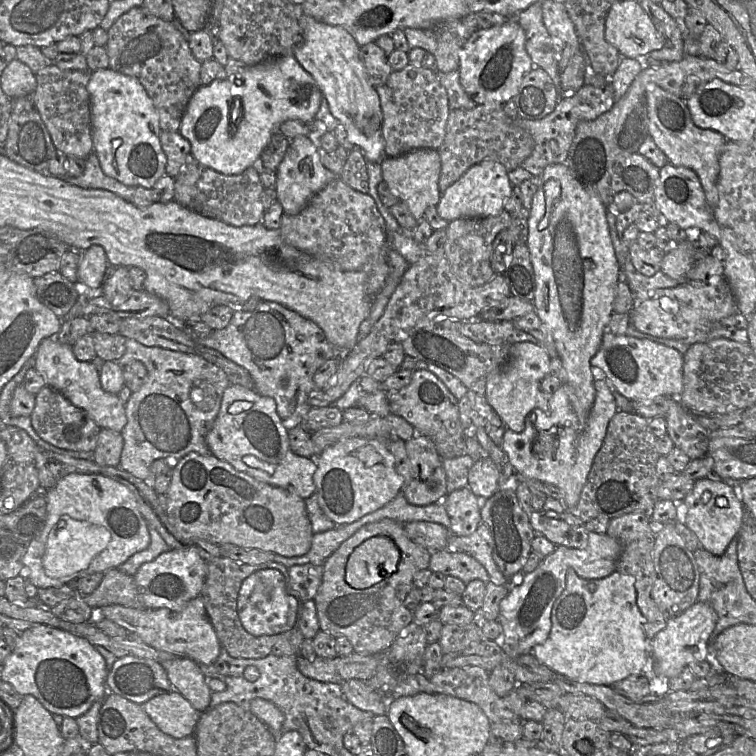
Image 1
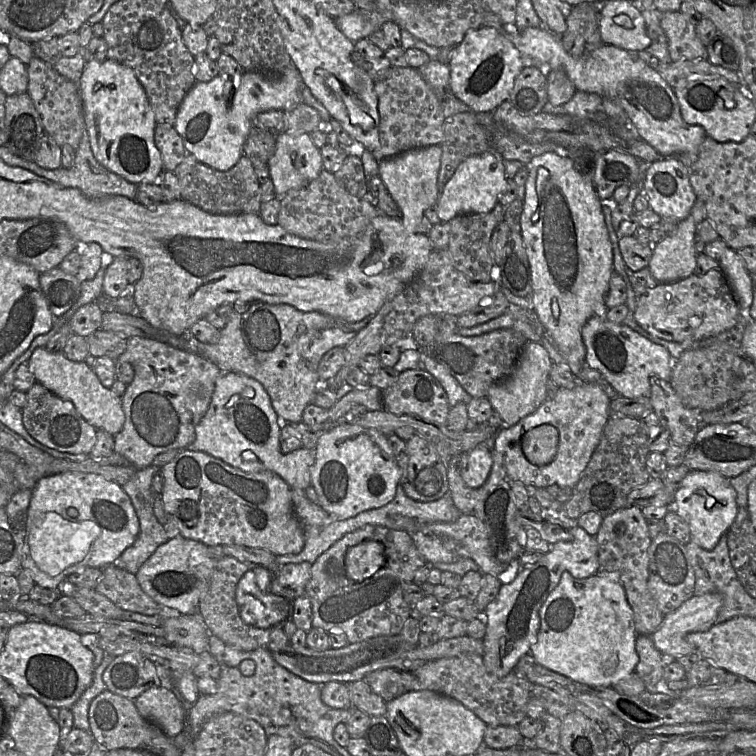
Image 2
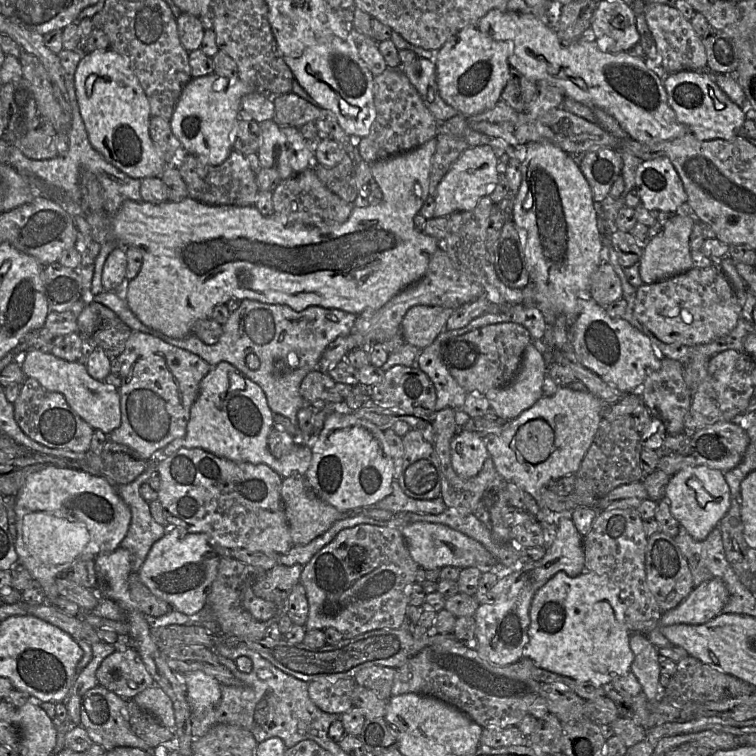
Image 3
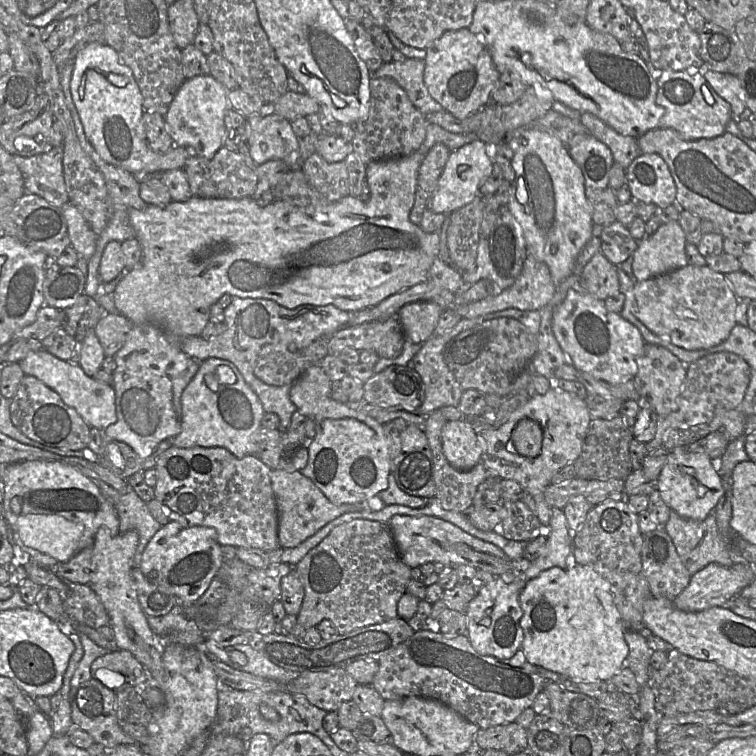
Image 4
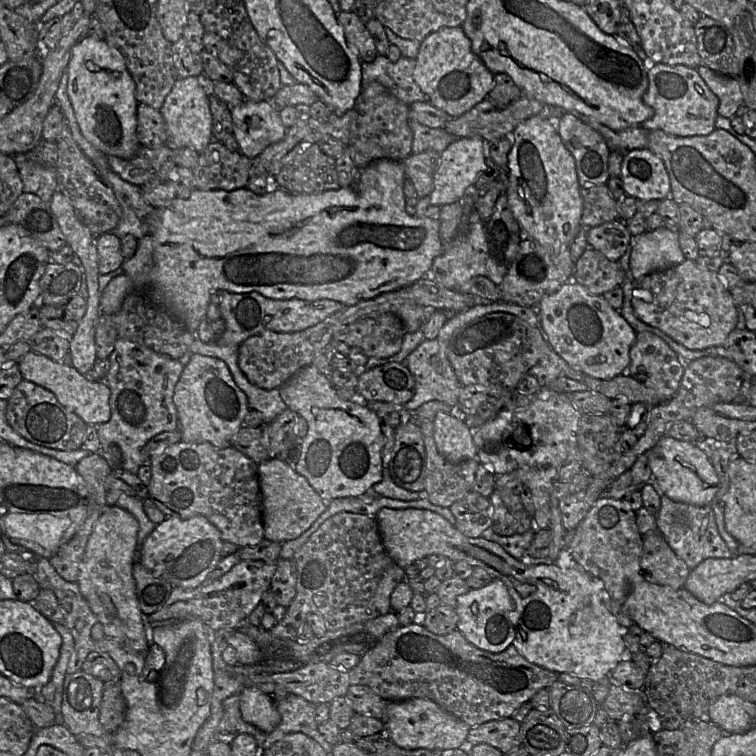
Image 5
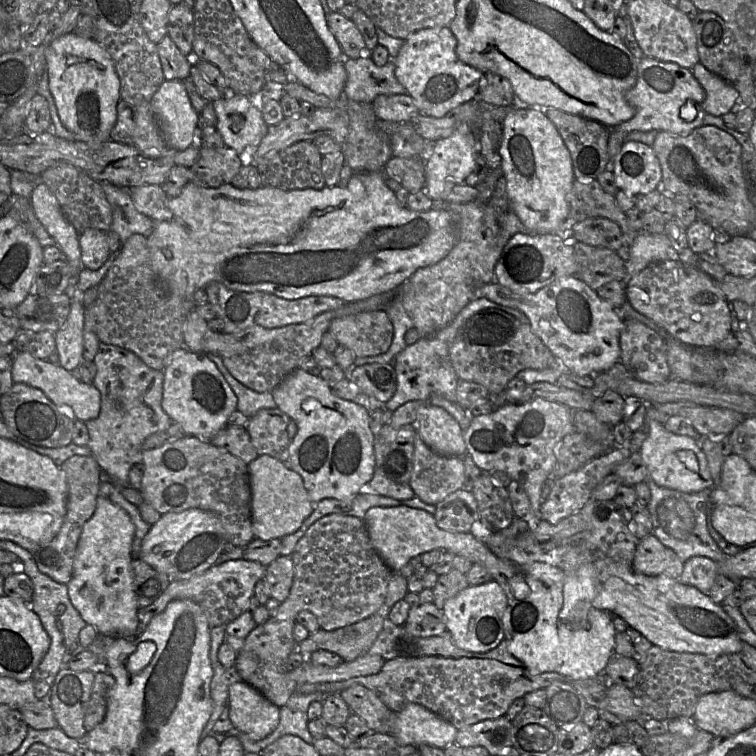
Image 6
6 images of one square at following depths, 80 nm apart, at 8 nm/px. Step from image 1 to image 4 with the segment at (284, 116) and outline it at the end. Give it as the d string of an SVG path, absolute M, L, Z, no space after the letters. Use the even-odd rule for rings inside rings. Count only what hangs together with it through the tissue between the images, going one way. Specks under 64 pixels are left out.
M200 75L186 79L176 92L165 122L175 146L189 149L192 154L211 159L224 146L224 117L230 107L228 92L223 84L211 75Z

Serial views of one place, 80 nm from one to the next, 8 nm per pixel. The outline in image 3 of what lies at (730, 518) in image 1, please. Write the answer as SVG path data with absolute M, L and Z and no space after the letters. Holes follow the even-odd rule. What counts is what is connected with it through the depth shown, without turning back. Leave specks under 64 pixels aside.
M704 465L687 466L671 476L666 486L665 499L668 502L672 515L679 521L680 525L682 525L695 540L701 541L706 539L715 527L719 527L720 520L730 508L731 492L724 478L724 472Z

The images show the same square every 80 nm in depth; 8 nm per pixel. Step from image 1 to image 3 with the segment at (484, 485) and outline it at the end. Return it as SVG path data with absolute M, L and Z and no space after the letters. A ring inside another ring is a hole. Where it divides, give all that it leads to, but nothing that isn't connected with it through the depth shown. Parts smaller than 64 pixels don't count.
M459 429L453 437L450 451L452 466L463 479L477 476L489 457L483 439L465 429Z

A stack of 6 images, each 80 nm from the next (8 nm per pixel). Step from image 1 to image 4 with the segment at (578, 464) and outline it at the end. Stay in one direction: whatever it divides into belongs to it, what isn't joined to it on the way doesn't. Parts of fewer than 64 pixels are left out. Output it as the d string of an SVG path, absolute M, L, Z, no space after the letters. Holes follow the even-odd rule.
M552 387L543 395L529 397L528 402L515 411L499 428L479 434L483 443L481 460L487 471L502 479L516 481L524 491L531 494L536 503L536 515L545 529L549 526L551 518L551 508L545 500L545 489L564 466L575 463L578 459L591 419L584 398L558 387ZM523 419L537 422L543 430L542 449L535 458L520 455L512 442L512 434Z

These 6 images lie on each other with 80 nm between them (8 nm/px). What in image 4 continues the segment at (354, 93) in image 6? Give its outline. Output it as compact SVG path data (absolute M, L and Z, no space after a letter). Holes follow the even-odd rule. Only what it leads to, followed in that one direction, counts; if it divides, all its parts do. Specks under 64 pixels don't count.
M407 58L401 62L383 62L371 75L396 81L406 91L413 105L424 115L443 111L444 108L429 94L424 83L424 69L424 60Z

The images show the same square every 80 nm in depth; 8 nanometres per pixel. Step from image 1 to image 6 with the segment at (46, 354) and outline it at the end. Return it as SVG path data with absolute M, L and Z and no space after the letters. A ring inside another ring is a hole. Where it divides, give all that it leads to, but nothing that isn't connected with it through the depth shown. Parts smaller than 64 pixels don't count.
M26 351L16 352L13 356L11 375L14 383L24 383L40 389L61 412L73 420L86 422L99 416L101 403L99 390L93 384L80 381L59 364L34 357Z

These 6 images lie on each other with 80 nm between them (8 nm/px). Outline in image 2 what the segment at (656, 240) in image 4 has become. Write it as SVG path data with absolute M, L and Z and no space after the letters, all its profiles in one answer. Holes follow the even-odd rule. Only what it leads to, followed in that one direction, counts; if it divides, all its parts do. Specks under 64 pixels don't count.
M697 199L689 216L678 222L675 232L652 245L653 253L647 268L658 282L675 282L694 274L697 257L694 237L697 224L705 219L705 203Z

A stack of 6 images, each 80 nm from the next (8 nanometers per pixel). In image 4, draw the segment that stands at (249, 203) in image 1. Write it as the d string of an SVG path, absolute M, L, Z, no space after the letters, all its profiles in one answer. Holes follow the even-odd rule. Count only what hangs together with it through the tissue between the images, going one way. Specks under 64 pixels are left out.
M222 146L213 158L191 154L183 167L193 196L201 198L239 199L253 197L258 177L255 169L248 166L239 153Z

